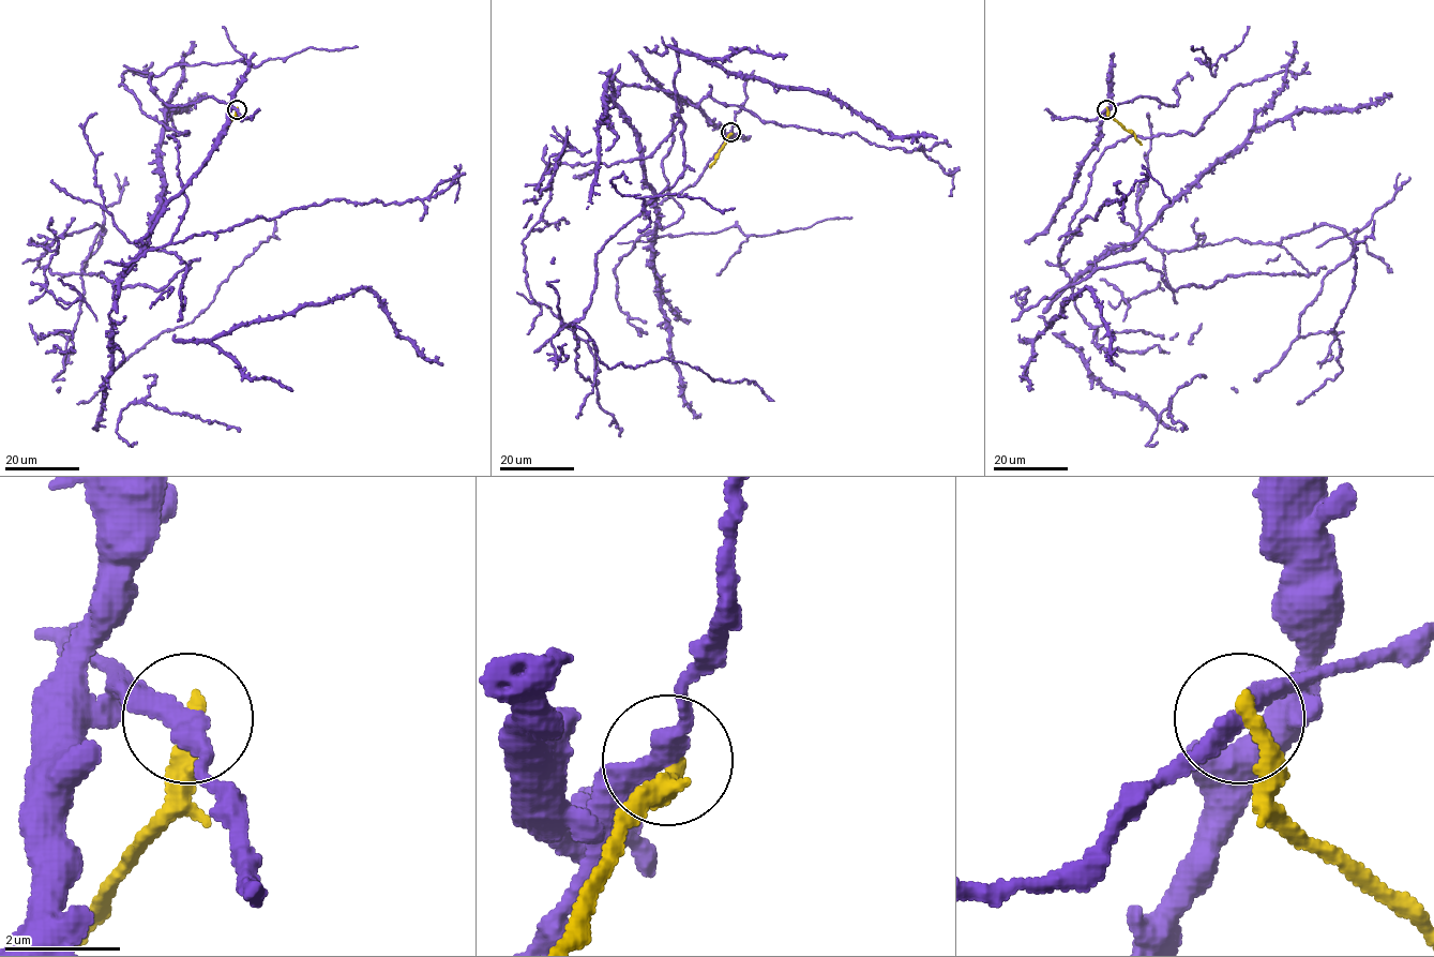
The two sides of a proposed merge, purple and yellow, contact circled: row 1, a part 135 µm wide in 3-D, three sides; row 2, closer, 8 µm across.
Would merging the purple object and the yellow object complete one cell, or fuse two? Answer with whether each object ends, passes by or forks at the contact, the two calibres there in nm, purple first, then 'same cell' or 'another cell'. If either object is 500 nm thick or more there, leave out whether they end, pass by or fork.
purple passes by | yellow ends | 360/320 nm | another cell

